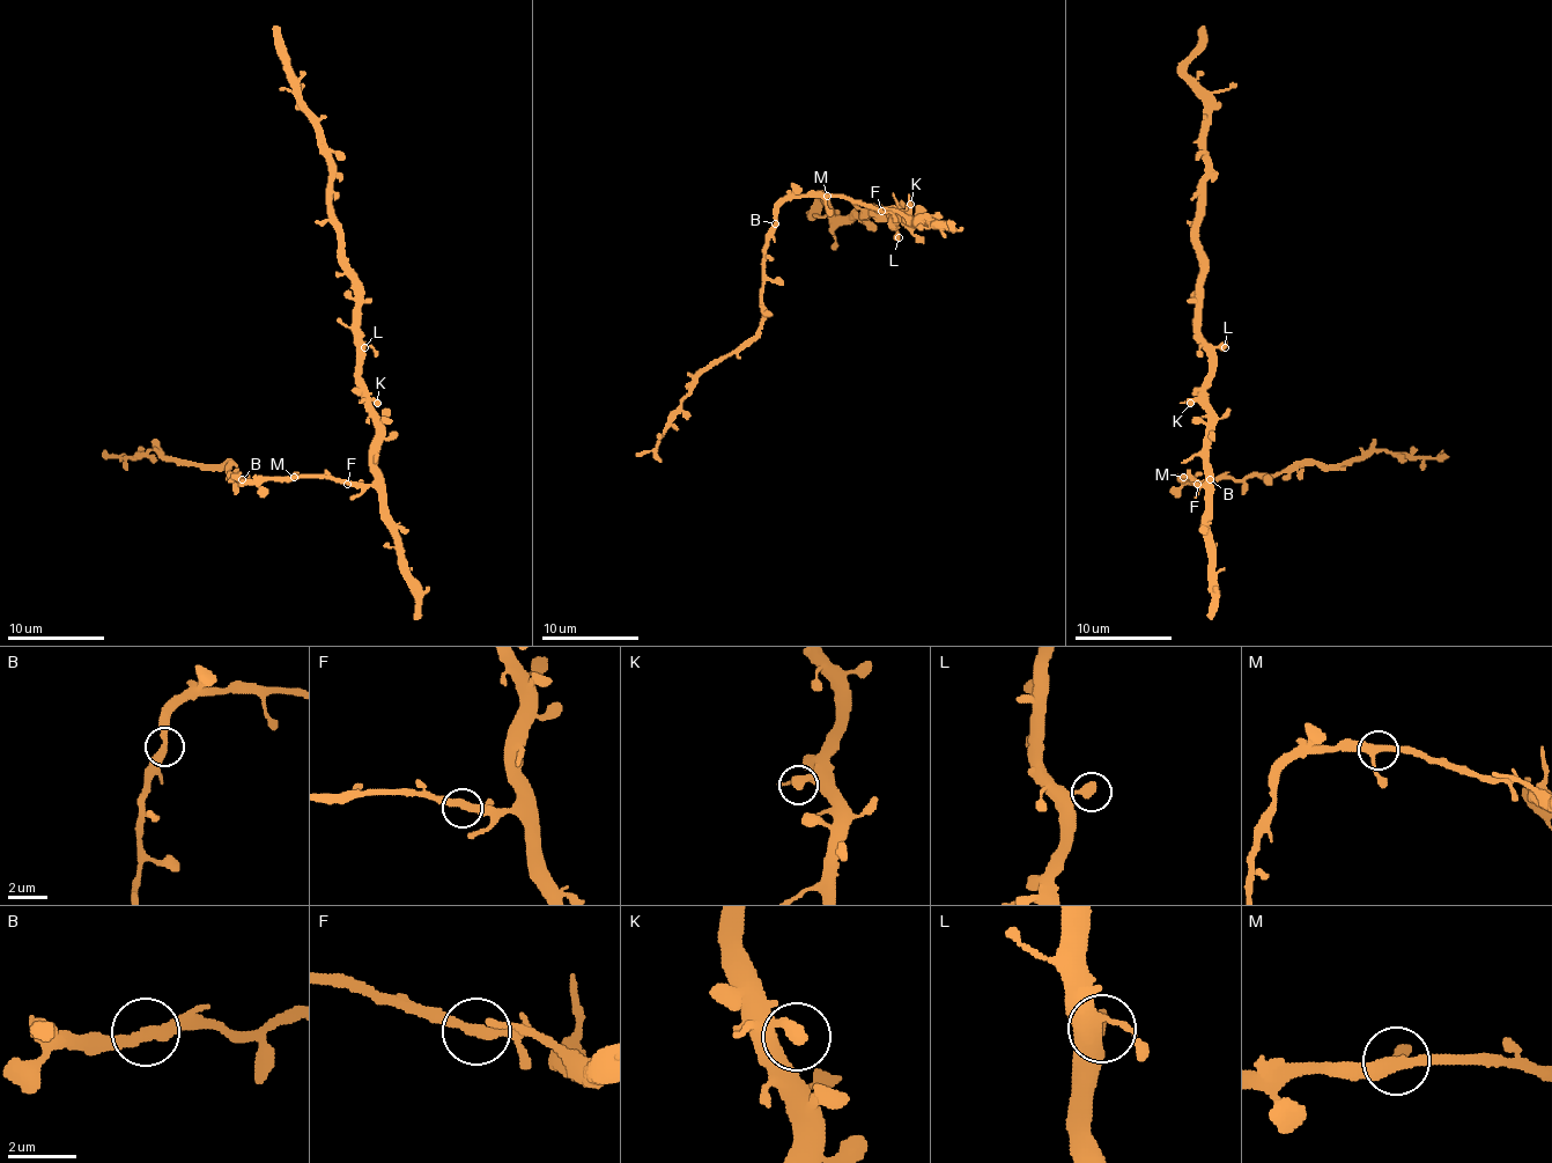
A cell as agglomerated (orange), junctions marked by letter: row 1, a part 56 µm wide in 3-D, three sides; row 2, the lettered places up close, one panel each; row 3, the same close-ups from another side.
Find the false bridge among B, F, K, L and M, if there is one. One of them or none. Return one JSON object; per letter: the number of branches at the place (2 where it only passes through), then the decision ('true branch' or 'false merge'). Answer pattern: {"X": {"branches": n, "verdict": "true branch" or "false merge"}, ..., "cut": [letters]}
{"B": {"branches": 2, "verdict": "true branch"}, "F": {"branches": 2, "verdict": "true branch"}, "K": {"branches": 1, "verdict": "true branch"}, "L": {"branches": 1, "verdict": "true branch"}, "M": {"branches": 3, "verdict": "true branch"}, "cut": []}

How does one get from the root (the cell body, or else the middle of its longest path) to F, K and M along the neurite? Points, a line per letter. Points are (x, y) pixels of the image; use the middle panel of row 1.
F: (910, 220), (895, 211), (881, 211)
K: (910, 220), (903, 215), (910, 204)
M: (910, 220), (895, 211), (869, 208), (847, 198), (827, 196)

